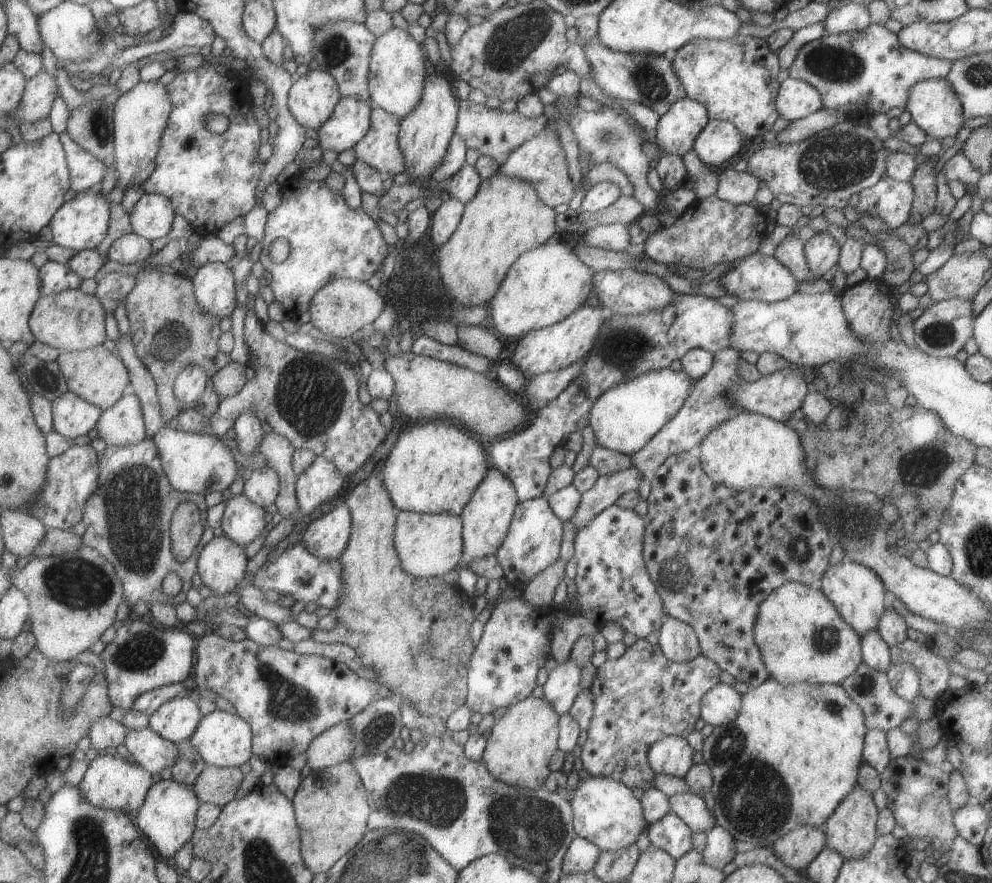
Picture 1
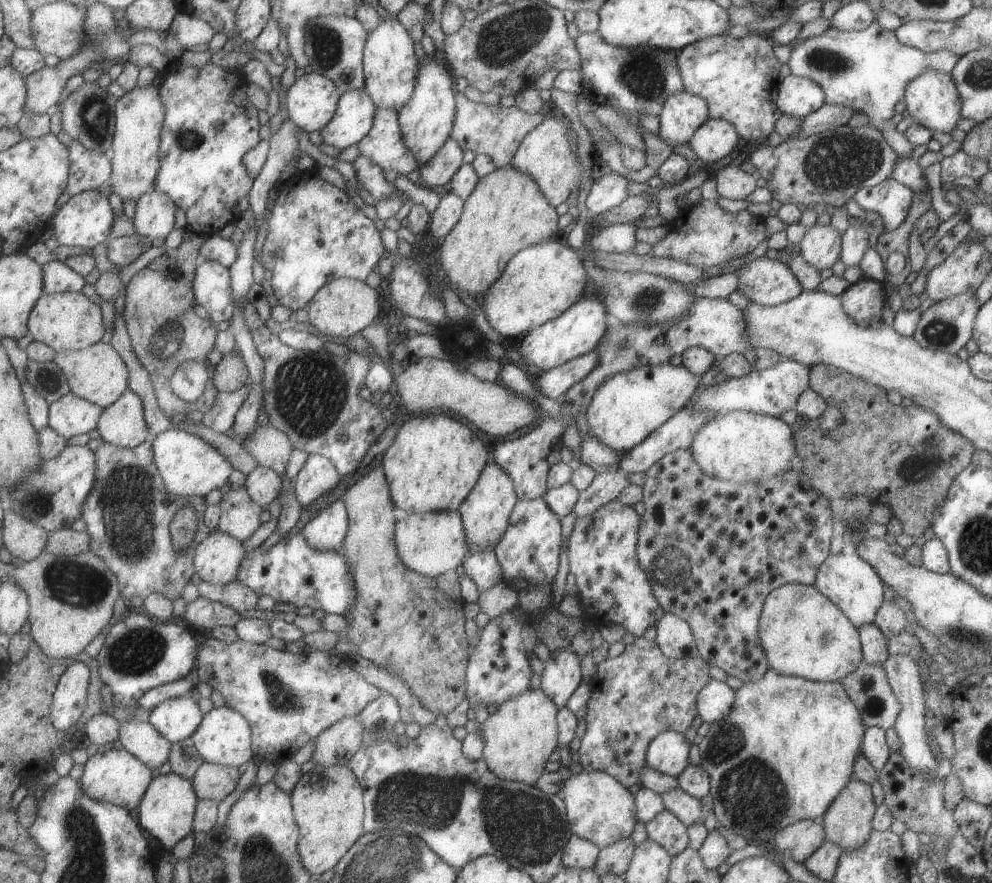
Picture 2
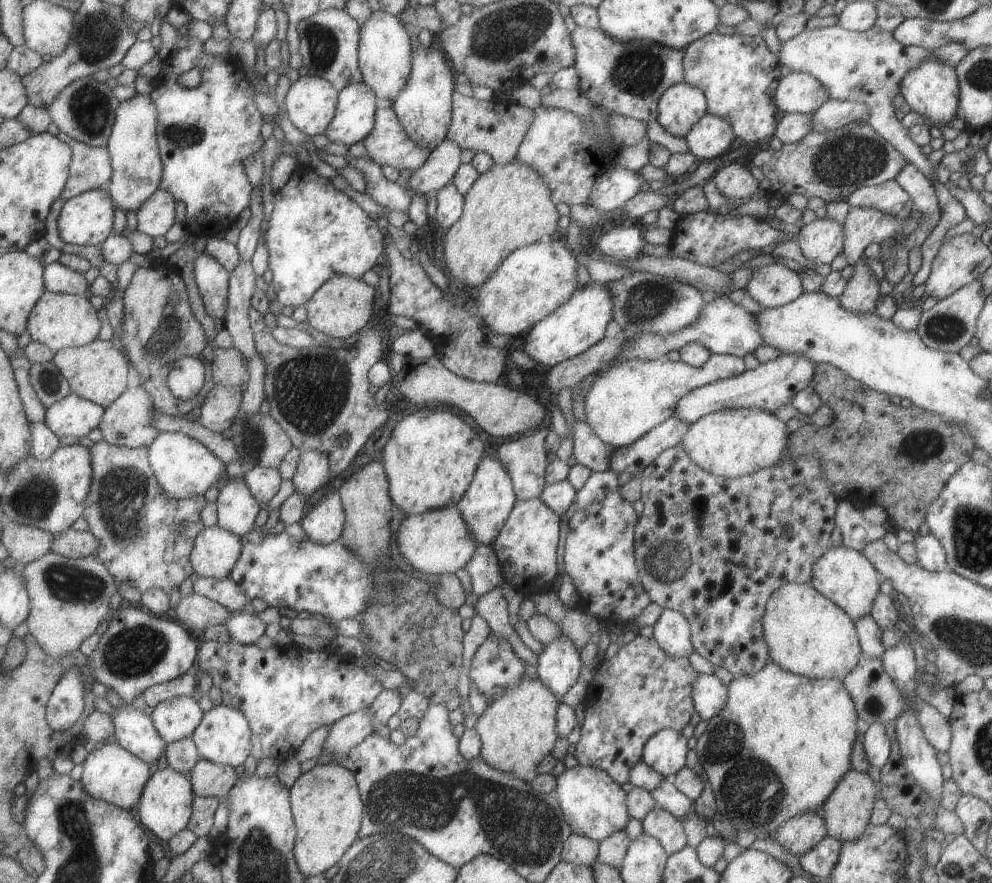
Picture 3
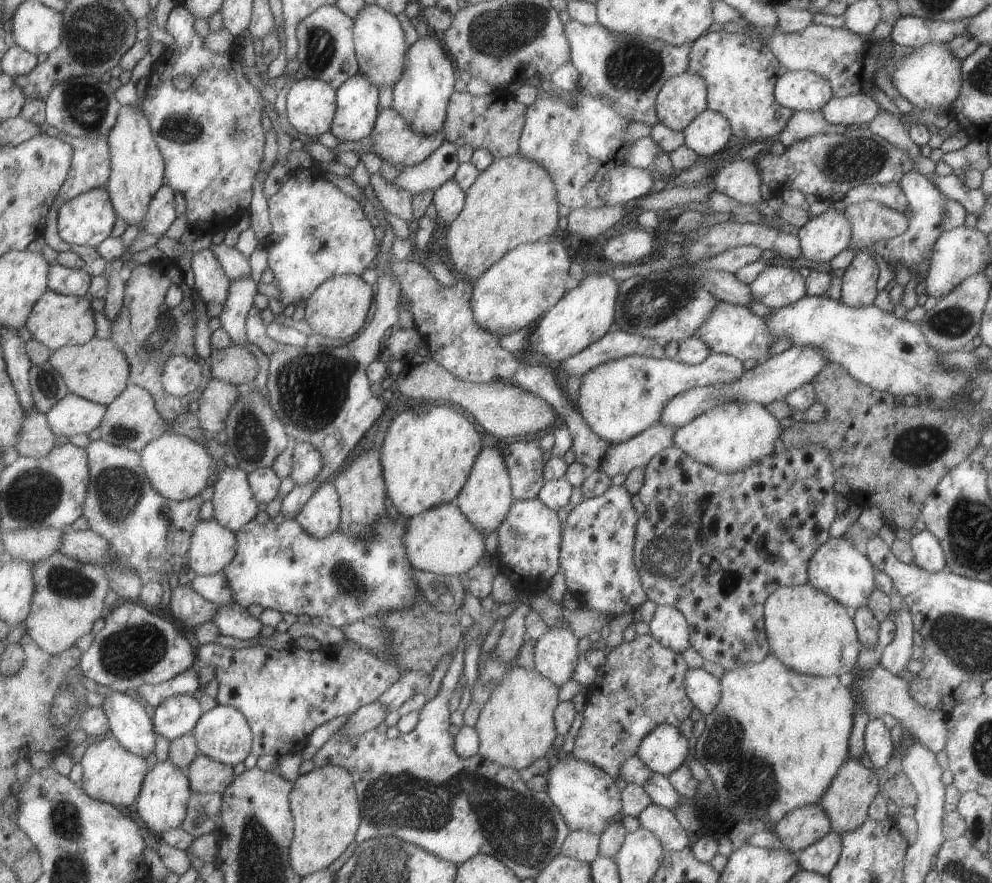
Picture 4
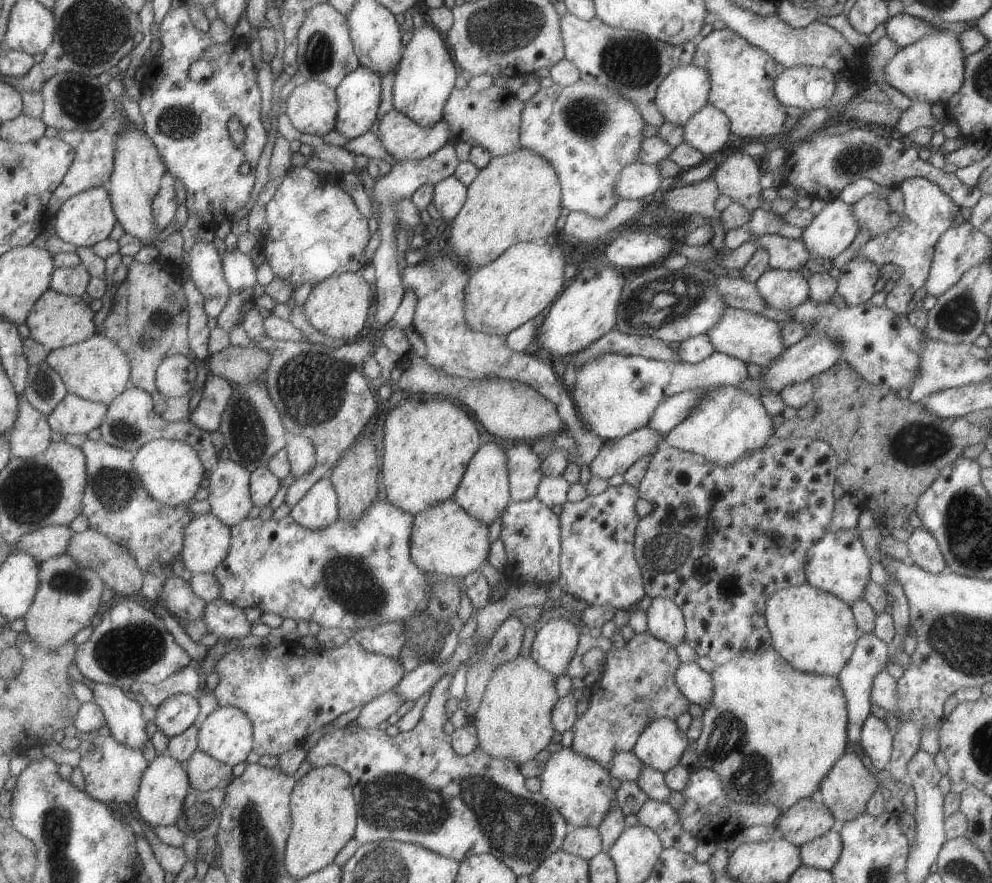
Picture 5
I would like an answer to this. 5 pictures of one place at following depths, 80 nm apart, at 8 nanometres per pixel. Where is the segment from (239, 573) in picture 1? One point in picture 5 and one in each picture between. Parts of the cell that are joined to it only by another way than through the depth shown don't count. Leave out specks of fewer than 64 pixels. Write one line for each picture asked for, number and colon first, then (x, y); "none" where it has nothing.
2: (219, 557)
3: (217, 550)
4: (214, 546)
5: (208, 540)

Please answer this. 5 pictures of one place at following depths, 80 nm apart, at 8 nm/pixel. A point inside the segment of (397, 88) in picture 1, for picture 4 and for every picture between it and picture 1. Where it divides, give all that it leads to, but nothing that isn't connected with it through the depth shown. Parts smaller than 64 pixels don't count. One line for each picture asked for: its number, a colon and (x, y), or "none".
2: (389, 65)
3: (384, 60)
4: (379, 46)

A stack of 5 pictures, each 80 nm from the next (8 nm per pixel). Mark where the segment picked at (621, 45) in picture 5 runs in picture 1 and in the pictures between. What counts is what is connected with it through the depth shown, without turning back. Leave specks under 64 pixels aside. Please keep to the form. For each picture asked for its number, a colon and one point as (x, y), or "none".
1: (649, 80)
2: (638, 80)
3: (627, 78)
4: (626, 71)

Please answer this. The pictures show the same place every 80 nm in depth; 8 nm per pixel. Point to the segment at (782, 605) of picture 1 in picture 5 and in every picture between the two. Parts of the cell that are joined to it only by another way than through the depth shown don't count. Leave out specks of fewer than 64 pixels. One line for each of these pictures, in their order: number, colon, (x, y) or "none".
2: (803, 634)
3: (806, 634)
4: (810, 633)
5: (815, 632)

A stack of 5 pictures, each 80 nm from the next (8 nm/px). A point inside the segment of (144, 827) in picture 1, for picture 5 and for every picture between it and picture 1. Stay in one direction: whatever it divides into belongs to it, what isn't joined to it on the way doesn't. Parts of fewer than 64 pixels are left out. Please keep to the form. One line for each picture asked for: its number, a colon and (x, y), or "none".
2: (168, 811)
3: (166, 808)
4: (163, 804)
5: (165, 786)

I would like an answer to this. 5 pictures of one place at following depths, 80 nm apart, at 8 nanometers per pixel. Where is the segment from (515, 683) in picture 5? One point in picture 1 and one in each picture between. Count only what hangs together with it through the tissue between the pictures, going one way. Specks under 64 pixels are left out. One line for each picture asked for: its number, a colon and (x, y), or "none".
1: (519, 746)
2: (521, 734)
3: (516, 730)
4: (515, 726)

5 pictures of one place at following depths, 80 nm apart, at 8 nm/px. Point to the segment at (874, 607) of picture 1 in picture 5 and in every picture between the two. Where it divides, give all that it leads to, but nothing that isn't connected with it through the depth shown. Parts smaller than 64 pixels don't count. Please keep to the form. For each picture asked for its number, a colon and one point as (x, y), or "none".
2: (848, 581)
3: (844, 576)
4: (837, 568)
5: (837, 563)

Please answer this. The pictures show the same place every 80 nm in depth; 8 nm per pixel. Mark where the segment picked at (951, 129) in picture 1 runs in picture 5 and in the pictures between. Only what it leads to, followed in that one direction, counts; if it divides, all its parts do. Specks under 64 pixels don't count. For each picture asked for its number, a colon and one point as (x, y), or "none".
2: (931, 99)
3: (930, 89)
4: (928, 77)
5: (931, 70)

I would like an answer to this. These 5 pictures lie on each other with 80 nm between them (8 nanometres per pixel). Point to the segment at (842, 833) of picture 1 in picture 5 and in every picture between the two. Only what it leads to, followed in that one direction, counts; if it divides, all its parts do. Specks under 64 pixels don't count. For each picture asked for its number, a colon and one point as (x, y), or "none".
2: (847, 822)
3: (846, 812)
4: (845, 802)
5: (845, 790)

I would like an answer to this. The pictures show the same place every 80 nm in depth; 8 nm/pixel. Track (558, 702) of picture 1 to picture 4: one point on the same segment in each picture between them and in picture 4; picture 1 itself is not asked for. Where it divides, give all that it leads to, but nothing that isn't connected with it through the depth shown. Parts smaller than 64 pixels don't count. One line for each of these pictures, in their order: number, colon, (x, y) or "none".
2: (560, 676)
3: (558, 668)
4: (556, 652)

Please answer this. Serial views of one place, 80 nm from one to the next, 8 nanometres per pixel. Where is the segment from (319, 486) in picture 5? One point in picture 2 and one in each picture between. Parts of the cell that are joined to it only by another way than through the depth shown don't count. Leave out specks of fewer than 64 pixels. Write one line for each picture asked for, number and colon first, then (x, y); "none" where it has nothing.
2: (325, 532)
3: (324, 523)
4: (320, 516)

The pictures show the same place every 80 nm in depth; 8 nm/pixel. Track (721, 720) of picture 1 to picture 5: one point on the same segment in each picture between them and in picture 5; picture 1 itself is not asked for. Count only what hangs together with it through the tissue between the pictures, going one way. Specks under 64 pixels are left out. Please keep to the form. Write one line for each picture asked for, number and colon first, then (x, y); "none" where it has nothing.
2: (714, 701)
3: (709, 695)
4: (703, 689)
5: (696, 685)

